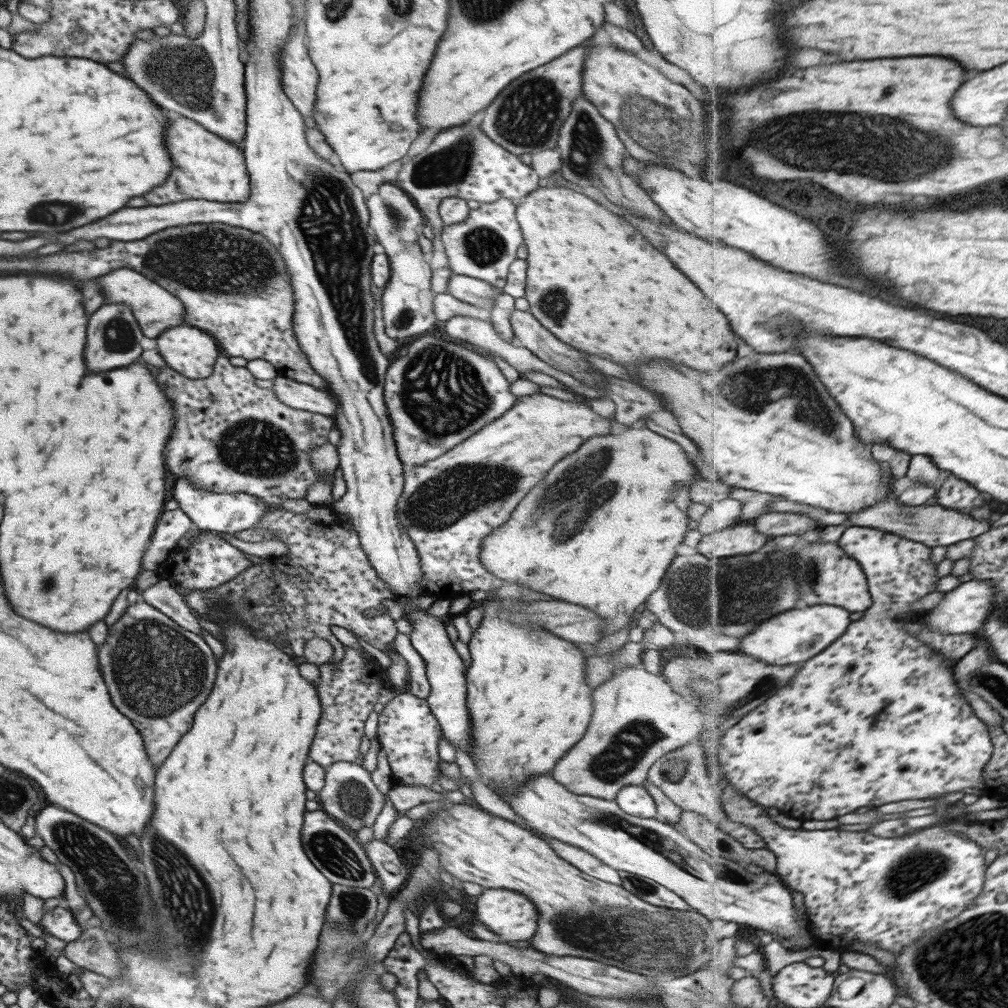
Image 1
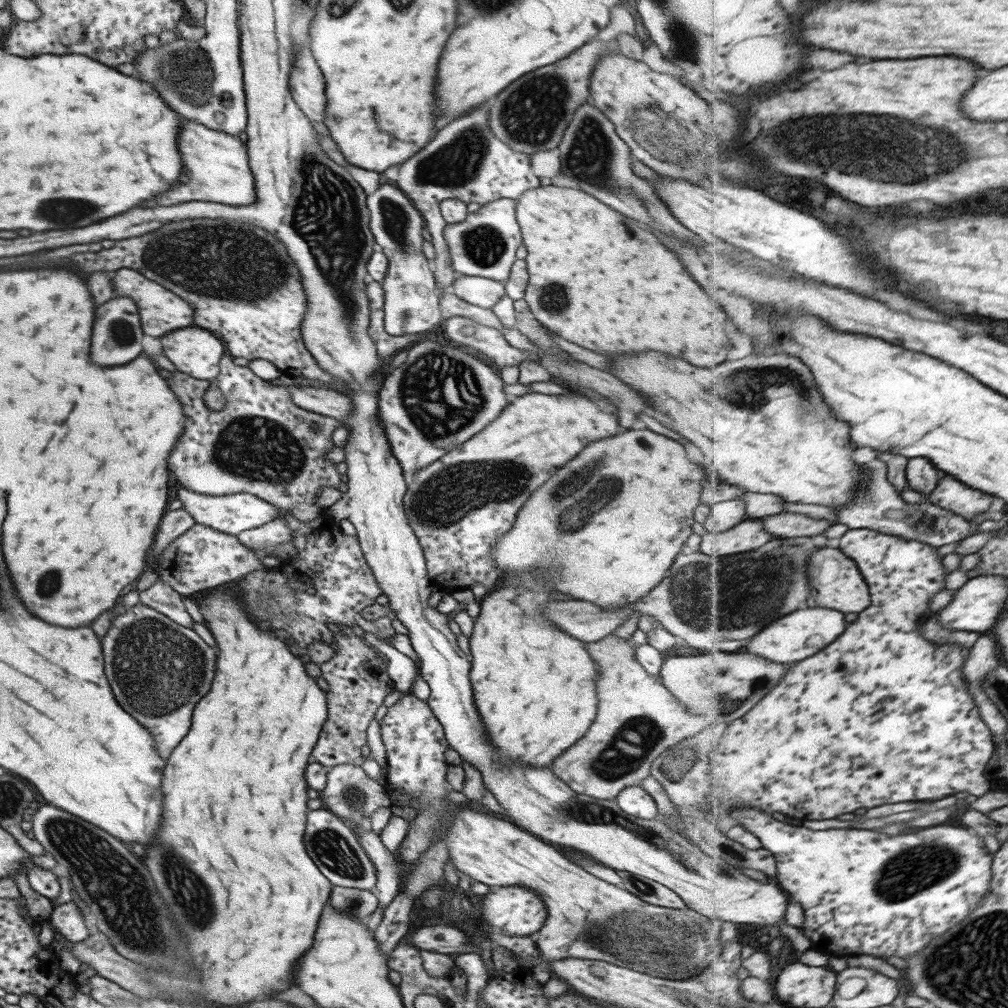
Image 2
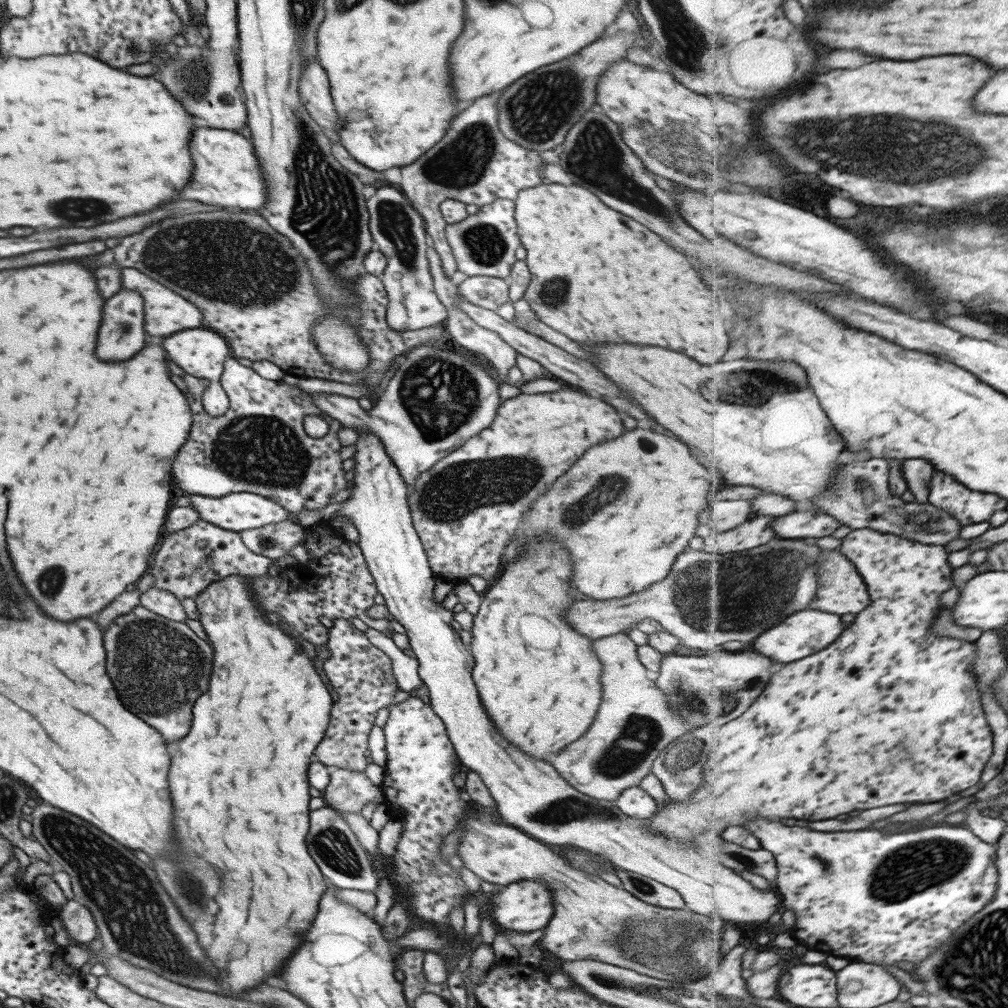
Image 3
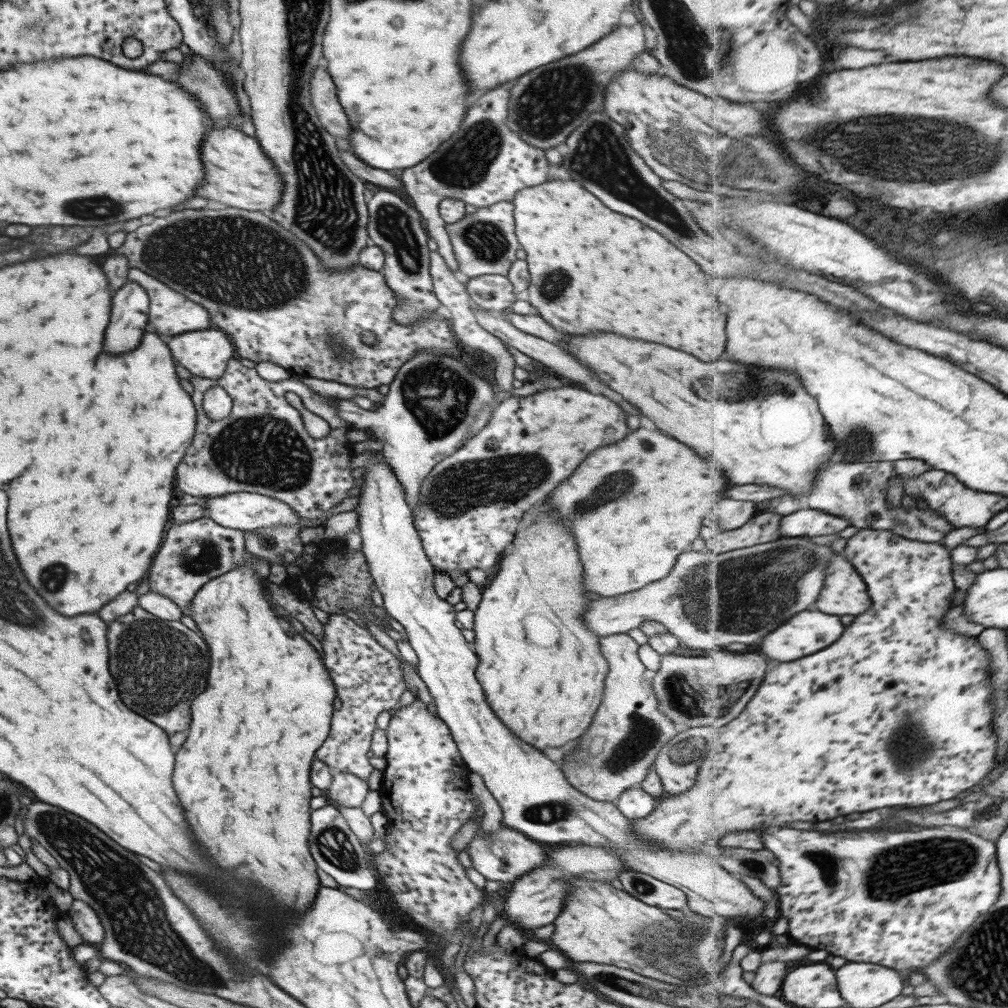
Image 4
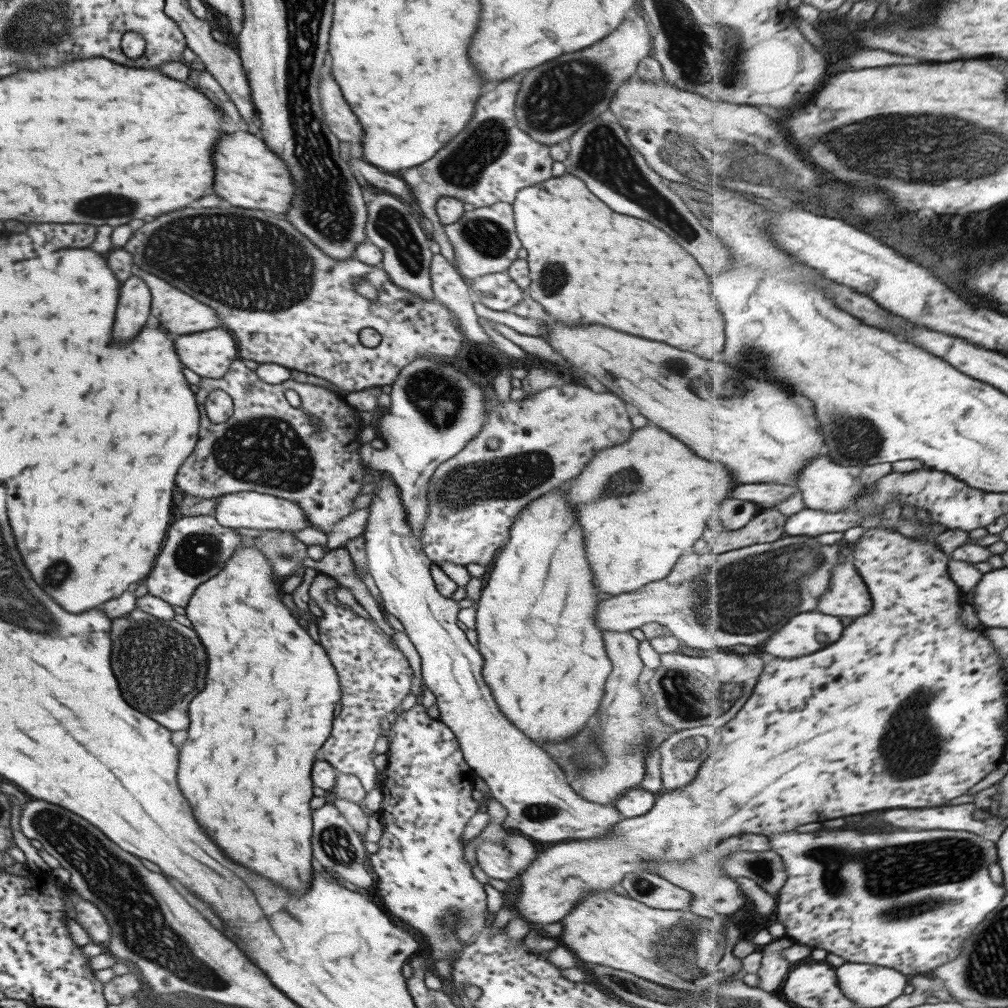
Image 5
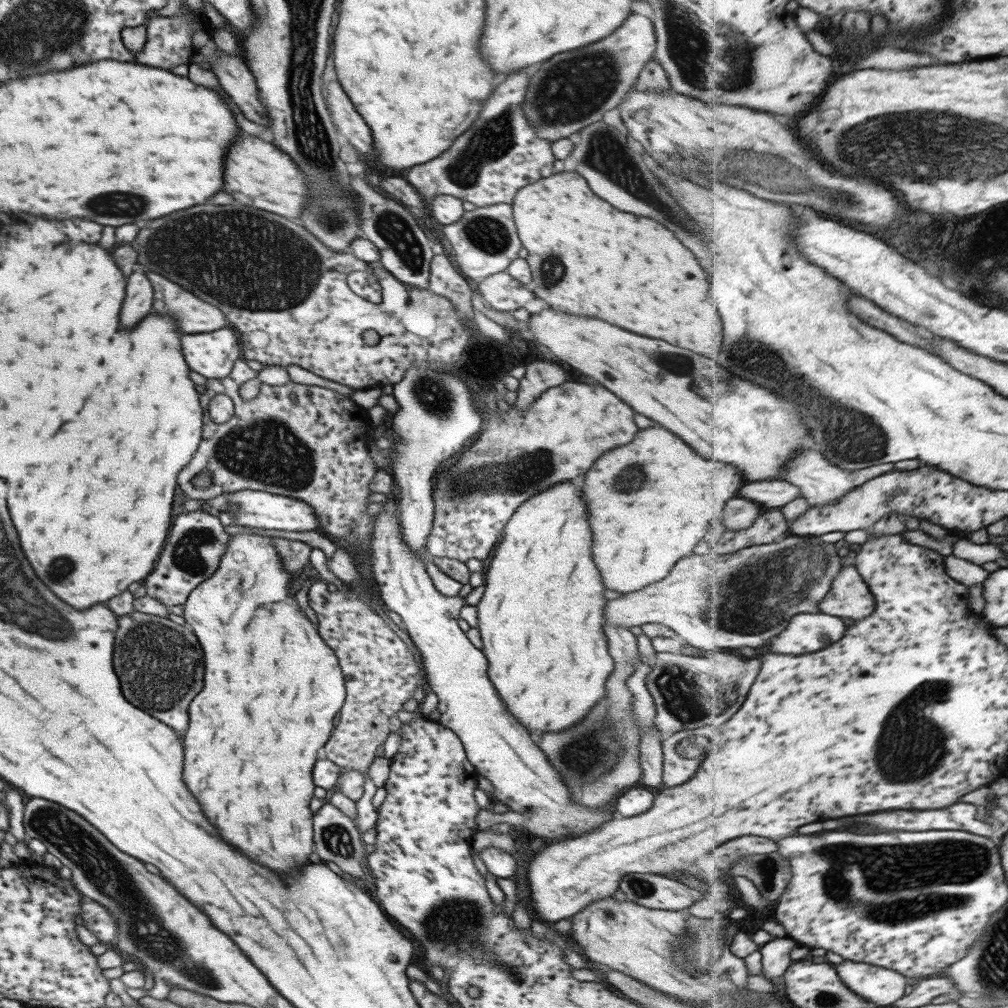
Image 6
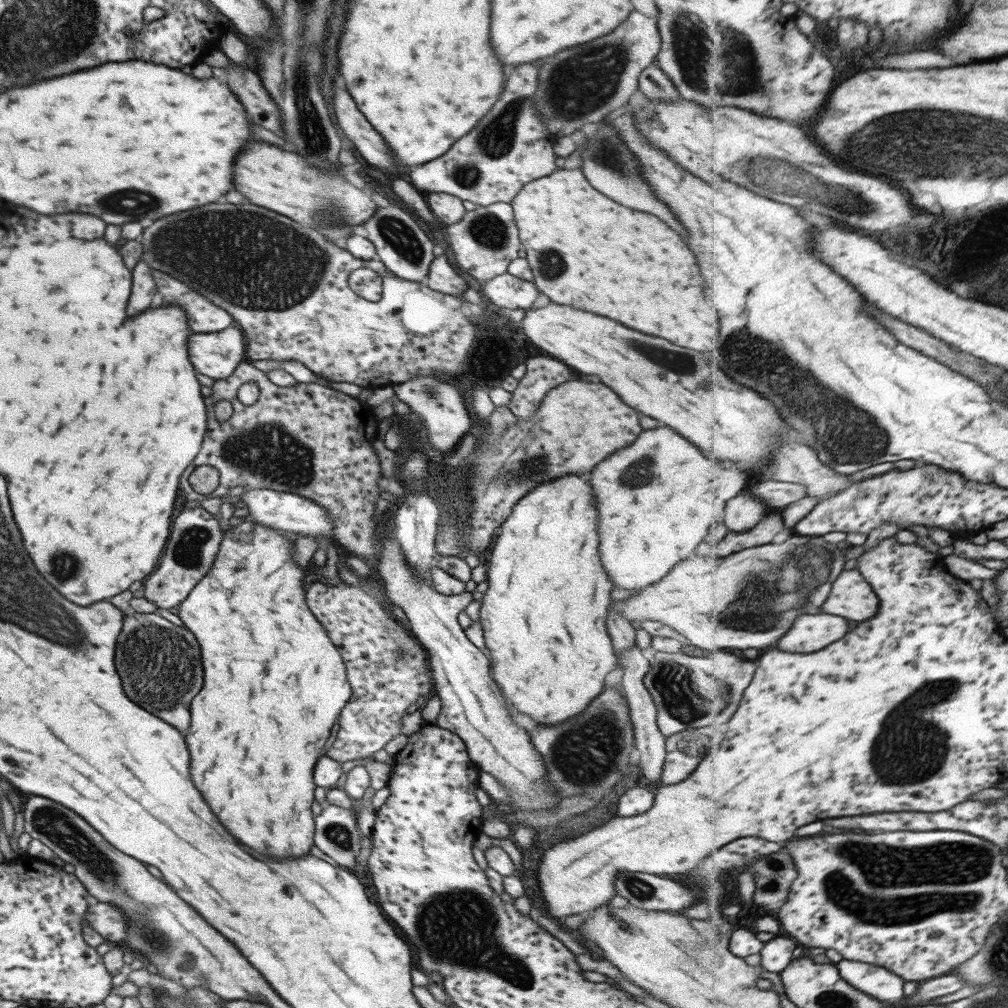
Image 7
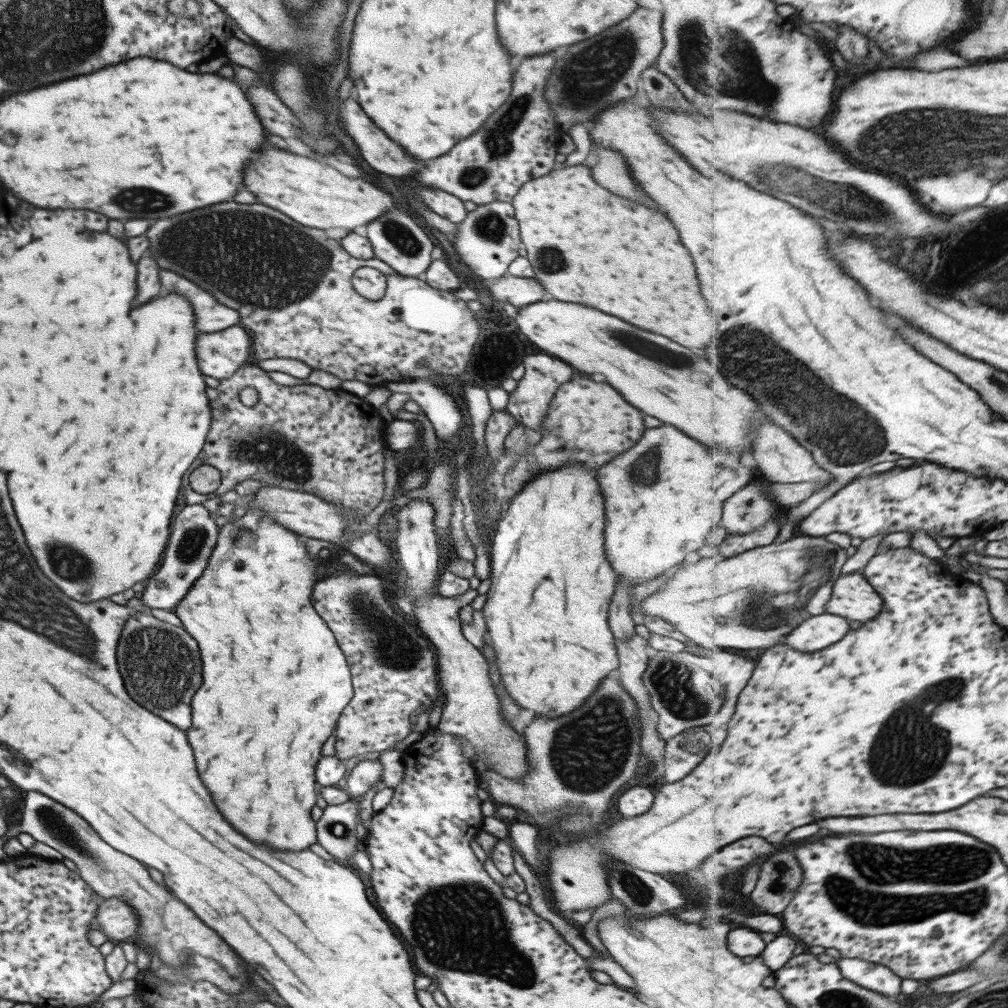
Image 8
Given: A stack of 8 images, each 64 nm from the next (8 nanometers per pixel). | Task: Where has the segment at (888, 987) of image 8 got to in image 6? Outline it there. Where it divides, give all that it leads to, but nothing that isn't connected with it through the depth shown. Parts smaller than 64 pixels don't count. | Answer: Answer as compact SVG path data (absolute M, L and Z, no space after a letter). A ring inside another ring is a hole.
M847 960L843 964L839 964L837 970L839 970L841 980L857 996L865 998L871 1004L889 1006L905 996L907 978L899 972L893 972L893 970L887 970L881 966L847 962Z

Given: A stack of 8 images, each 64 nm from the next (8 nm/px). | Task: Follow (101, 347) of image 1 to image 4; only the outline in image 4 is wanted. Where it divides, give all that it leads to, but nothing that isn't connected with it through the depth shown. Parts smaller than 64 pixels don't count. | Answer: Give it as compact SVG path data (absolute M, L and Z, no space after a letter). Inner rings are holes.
M125 282L111 296L109 322L103 332L105 354L125 354L133 350L146 332L149 298L135 282Z

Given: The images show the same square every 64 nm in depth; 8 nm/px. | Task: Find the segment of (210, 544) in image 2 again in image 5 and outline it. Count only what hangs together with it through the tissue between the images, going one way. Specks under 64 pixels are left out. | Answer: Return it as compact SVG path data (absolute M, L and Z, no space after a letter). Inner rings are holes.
M211 515L175 519L165 534L149 574L142 581L147 594L184 609L199 584L223 568L227 558L239 548L239 542L243 539L236 530L220 526Z

